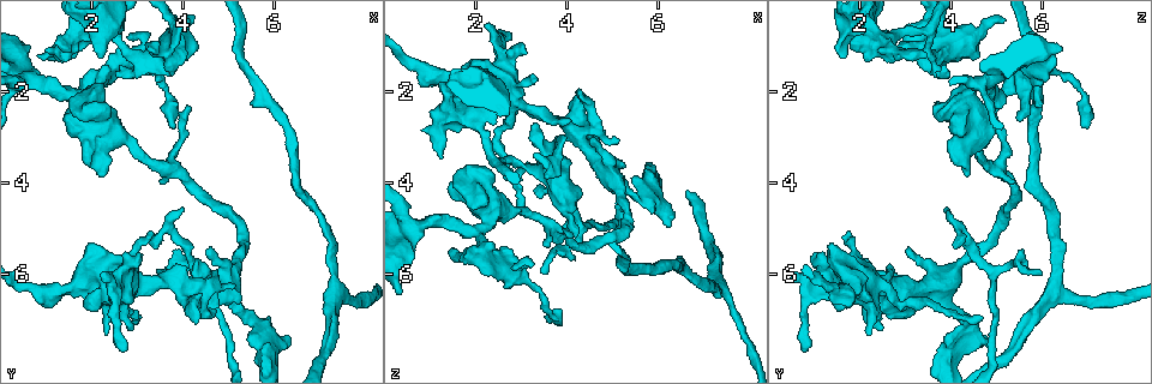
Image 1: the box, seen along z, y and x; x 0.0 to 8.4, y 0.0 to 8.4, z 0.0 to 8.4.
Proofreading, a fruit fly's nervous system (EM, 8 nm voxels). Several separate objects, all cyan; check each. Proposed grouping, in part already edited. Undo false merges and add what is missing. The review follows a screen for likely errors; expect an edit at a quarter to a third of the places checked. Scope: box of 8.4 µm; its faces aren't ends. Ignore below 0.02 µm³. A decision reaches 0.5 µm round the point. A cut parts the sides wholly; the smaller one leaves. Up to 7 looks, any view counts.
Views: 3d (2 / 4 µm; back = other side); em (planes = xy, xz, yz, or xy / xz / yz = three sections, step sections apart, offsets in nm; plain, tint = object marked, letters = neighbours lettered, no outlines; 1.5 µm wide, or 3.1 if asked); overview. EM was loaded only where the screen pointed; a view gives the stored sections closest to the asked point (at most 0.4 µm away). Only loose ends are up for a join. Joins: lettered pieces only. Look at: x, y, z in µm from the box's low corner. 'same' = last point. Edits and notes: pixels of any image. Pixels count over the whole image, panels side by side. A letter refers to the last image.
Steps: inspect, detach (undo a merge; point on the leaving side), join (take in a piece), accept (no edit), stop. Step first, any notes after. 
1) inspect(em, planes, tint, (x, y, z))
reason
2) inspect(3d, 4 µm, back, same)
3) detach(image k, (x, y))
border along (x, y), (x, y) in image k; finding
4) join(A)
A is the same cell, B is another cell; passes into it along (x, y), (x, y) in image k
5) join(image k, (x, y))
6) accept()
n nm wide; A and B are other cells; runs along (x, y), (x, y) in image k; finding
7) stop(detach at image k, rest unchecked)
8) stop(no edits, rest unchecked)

inspect(3d, 2 µm, (2.30, 7.35, 2.20))
free end

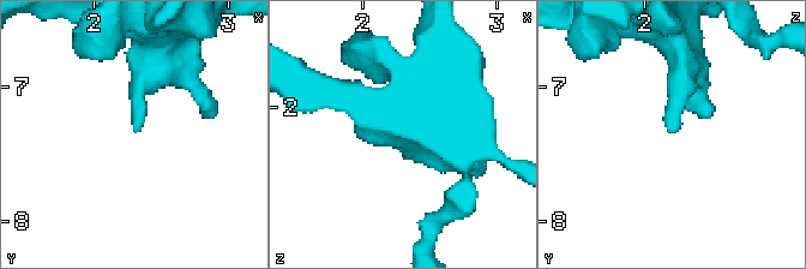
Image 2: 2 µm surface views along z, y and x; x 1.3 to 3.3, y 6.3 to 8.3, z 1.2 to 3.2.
inspect(em, xy, step 4, letters, (2.34, 7.34, 2.20))

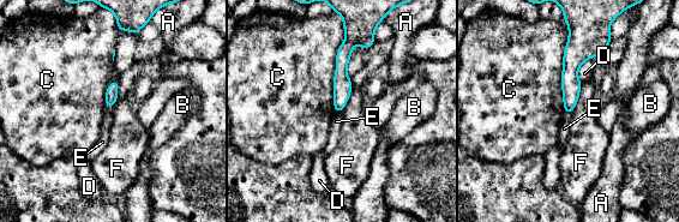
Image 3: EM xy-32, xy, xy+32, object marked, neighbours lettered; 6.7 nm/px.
accept()
A, B, C, D, E and F are other cells; runs along (578, 41), (570, 65), (568, 109) in image 3; no lettered piece goes on from it

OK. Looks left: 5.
inspect(3d, 2 µm, (3.00, 5.55, 1.00))
free end

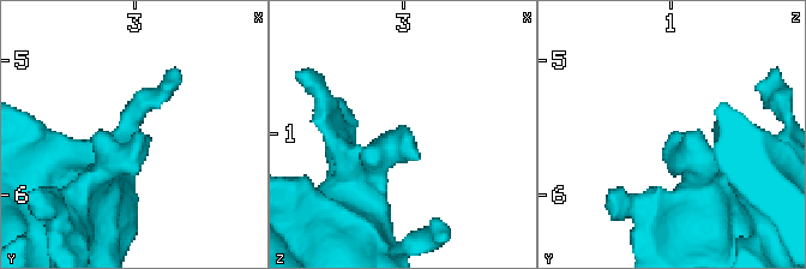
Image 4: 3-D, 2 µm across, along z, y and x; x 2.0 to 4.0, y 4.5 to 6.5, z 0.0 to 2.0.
inspect(em, planes, plain, (3.04, 5.54, 1.02))

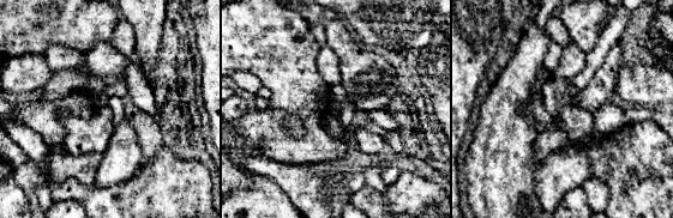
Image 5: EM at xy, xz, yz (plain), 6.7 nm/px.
inspect(em, planes, letters, same)
what lies round it

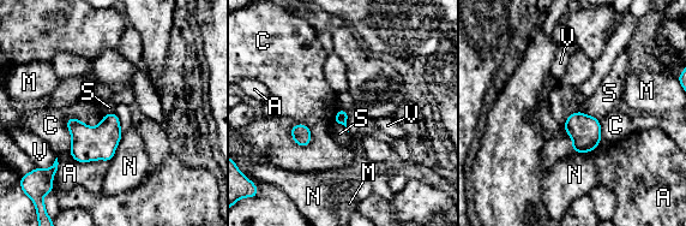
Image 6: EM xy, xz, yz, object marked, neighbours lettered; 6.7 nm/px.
accept()
C touches over 360 nm; A, C, M, N, S and V are other cells; border along (578, 111), (599, 120) in image 6; no lettered piece goes on from it

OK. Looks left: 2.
inspect(em, planes, letters, (1.40, 1.05, 1.85))
an open end

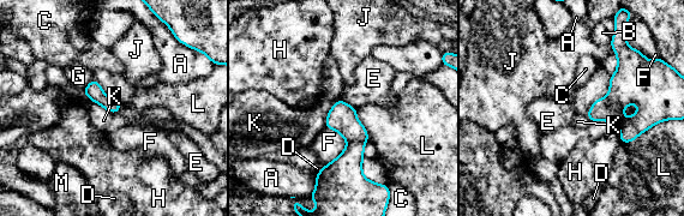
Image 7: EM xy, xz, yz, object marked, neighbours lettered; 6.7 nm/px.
accept()
A, B, C, D, E, F, G, H, J, K, L and M are other cells; border along (83, 92), (108, 110), (118, 113) in image 7; no lettered piece goes on from it

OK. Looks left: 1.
stop(no edits, rest unchecked)

